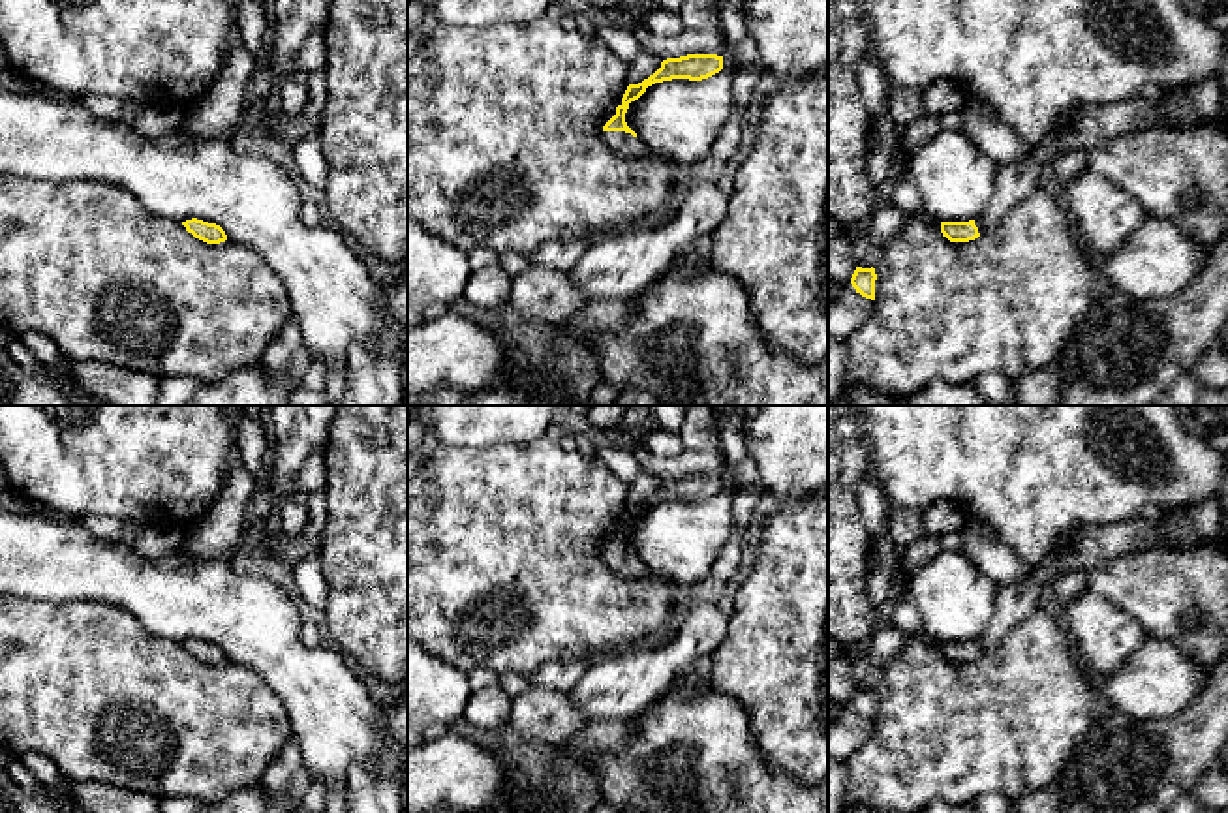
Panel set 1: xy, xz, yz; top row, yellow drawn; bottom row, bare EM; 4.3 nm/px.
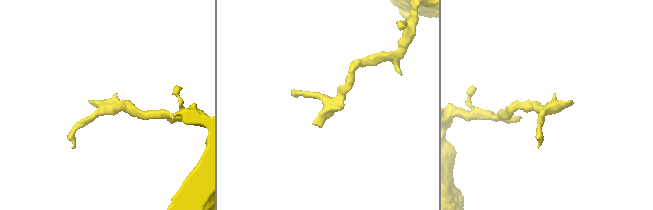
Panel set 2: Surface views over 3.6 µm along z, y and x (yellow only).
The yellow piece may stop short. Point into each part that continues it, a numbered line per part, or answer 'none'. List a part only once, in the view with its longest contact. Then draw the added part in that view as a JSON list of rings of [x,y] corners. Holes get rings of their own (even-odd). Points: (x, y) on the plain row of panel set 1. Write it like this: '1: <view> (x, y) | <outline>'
1: xz (622, 564) | [[[603,552],[603,561],[618,576],[642,578],[648,575],[646,565],[638,558],[625,552]]]

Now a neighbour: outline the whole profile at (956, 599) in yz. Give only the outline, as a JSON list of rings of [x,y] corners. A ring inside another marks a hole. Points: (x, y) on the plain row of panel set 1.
[[[941,550],[911,573],[911,595],[926,633],[937,642],[969,642],[991,621],[999,584],[963,552]]]

